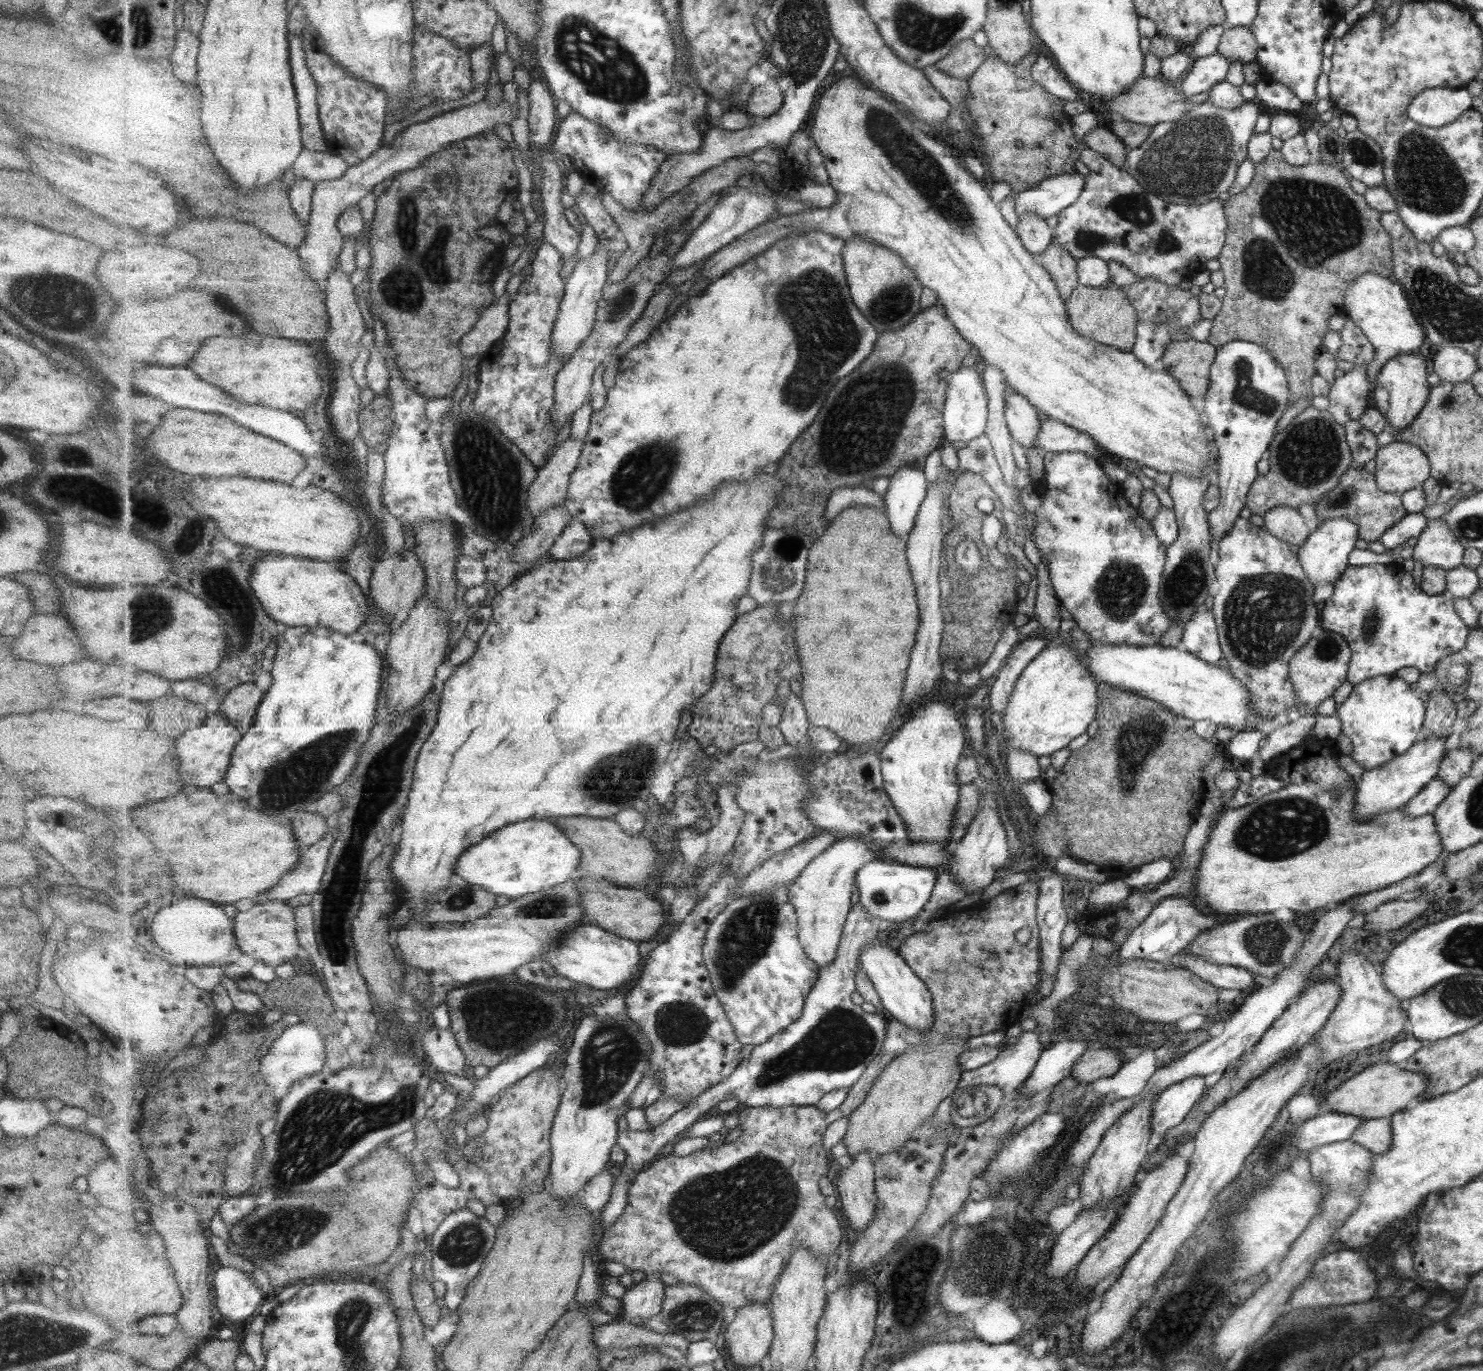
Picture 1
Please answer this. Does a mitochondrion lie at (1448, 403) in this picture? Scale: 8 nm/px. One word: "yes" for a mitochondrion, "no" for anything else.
yes

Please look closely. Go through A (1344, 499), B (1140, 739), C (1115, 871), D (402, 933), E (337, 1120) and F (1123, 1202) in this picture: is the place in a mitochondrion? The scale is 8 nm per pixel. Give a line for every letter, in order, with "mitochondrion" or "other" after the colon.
A: mitochondrion
B: mitochondrion
C: other
D: other
E: mitochondrion
F: other

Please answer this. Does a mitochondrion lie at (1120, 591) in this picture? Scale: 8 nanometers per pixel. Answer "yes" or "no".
yes

